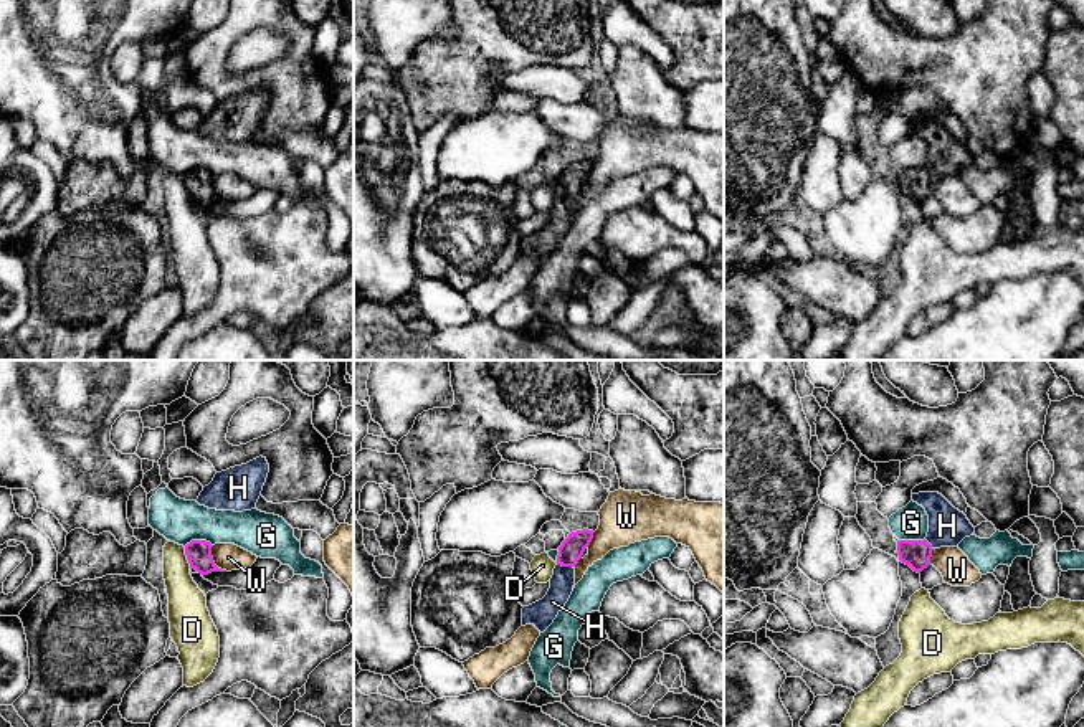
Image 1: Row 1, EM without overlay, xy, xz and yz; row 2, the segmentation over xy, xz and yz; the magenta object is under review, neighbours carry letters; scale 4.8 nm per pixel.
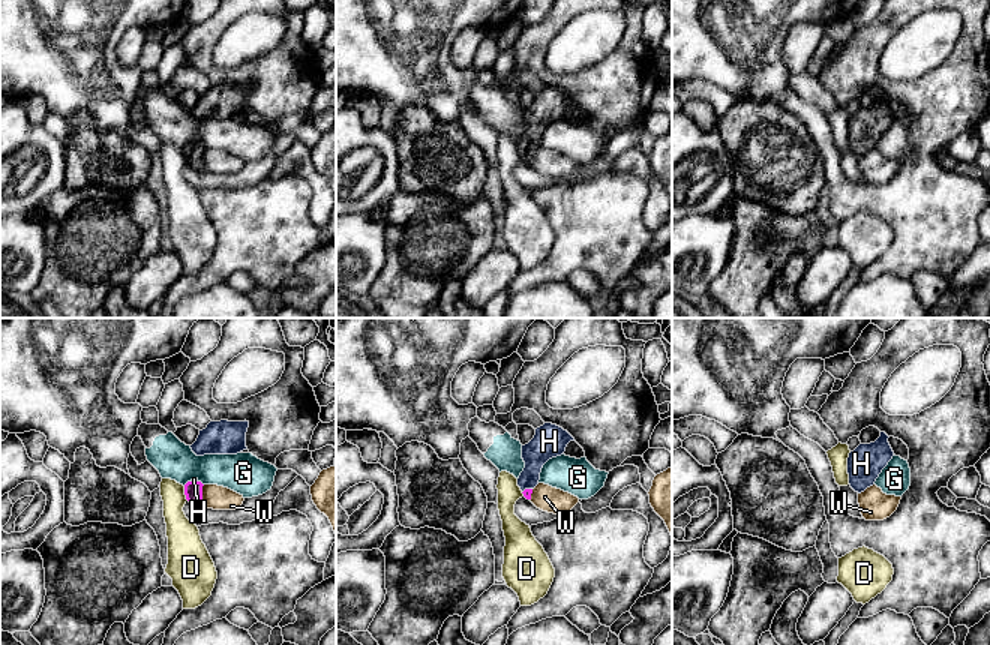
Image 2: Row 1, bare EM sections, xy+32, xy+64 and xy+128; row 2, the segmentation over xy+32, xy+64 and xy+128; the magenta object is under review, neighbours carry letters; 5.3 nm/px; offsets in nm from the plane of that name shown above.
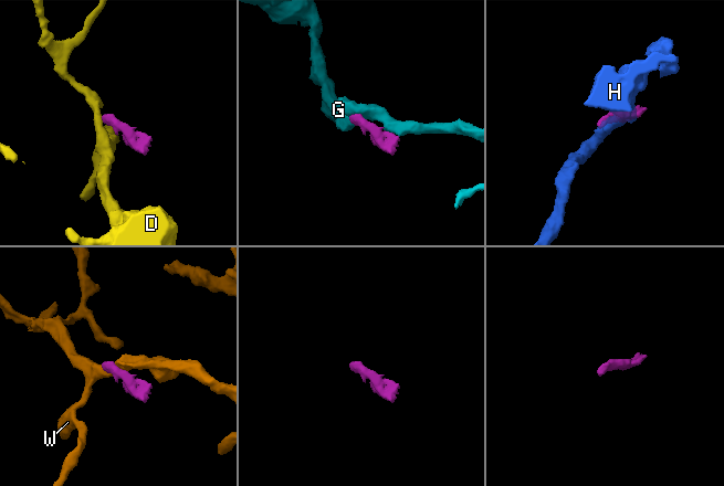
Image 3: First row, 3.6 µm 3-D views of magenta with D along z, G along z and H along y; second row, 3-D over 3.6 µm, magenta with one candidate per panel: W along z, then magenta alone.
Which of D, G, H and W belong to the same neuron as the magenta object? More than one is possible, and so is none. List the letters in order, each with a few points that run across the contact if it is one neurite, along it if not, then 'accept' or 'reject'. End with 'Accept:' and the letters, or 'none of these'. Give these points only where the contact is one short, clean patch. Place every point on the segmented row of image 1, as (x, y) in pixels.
D: line xy (184, 547), (190, 567); reject
G: reject
H: line xz (572, 549), (565, 565), (561, 590), (544, 612); accept
W: line xy (212, 546), (212, 560), (227, 570); reject
Accept: H

